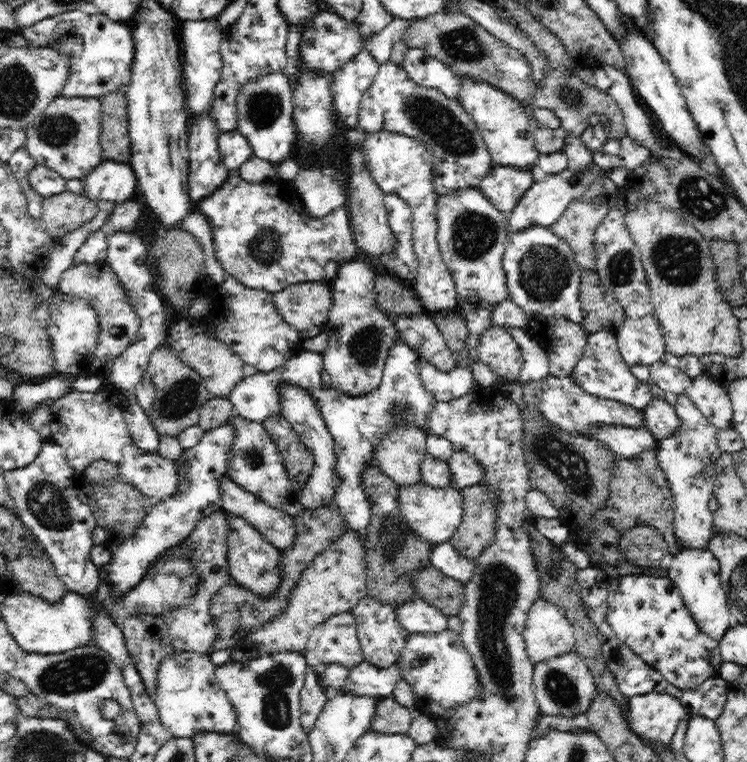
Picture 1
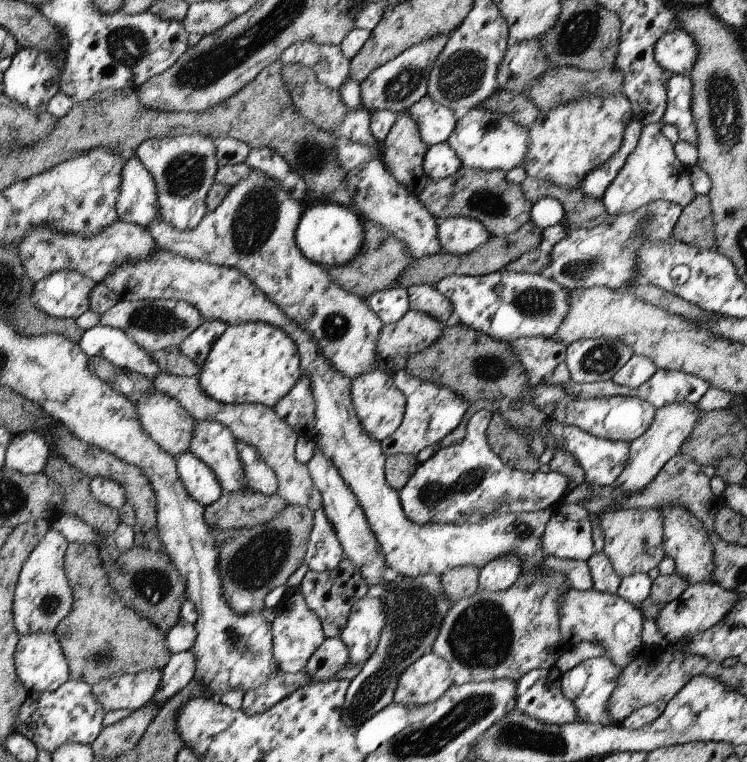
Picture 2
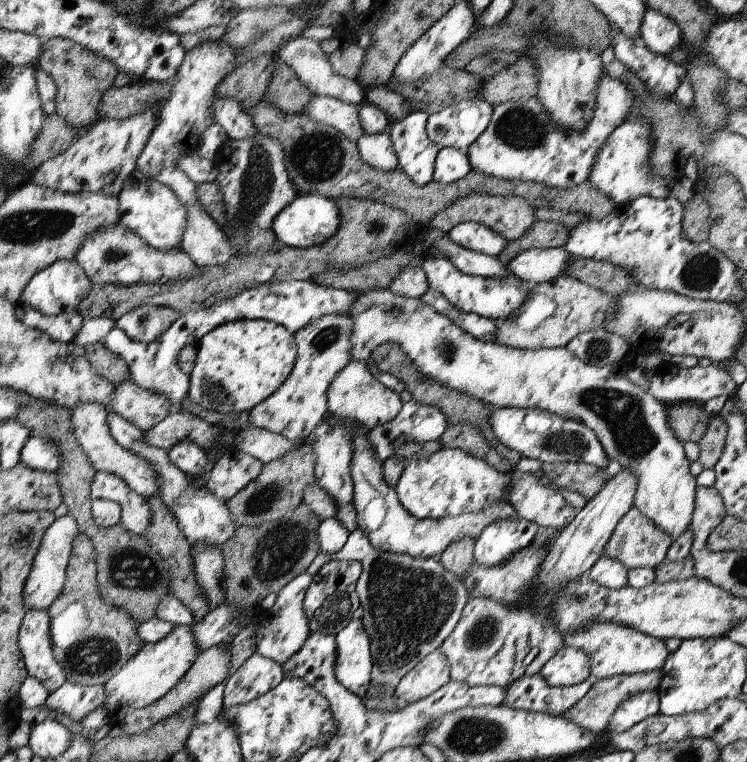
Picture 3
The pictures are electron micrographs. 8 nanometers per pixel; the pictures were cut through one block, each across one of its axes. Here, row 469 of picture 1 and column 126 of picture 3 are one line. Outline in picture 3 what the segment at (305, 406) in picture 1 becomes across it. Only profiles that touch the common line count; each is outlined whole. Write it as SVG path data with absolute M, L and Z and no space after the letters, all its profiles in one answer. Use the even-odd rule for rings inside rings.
M158 305L136 307L120 319L115 320L116 327L128 335L134 342L150 344L170 330L170 326L180 318L174 308Z

